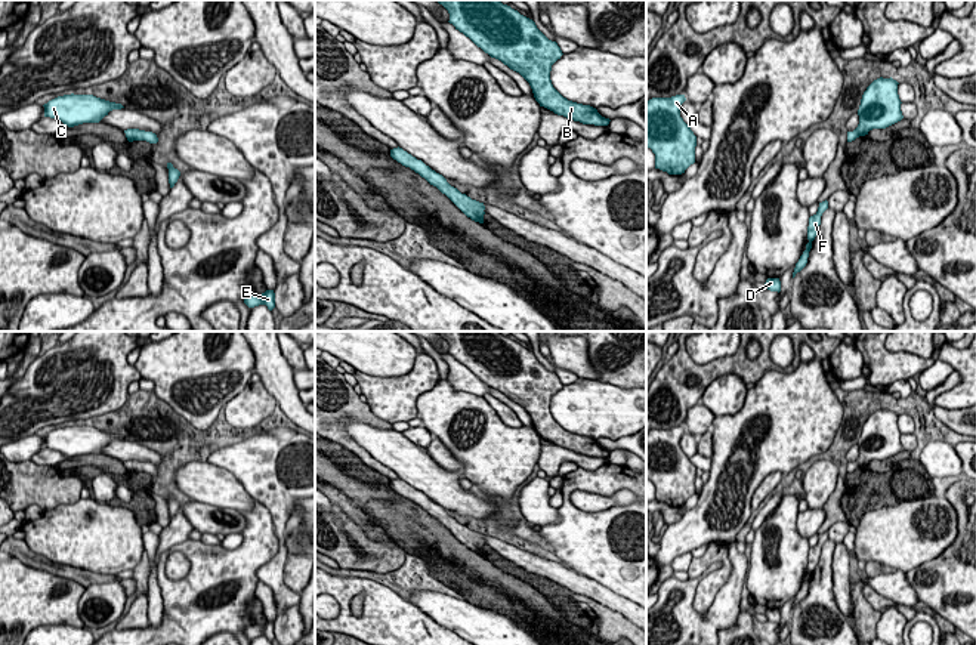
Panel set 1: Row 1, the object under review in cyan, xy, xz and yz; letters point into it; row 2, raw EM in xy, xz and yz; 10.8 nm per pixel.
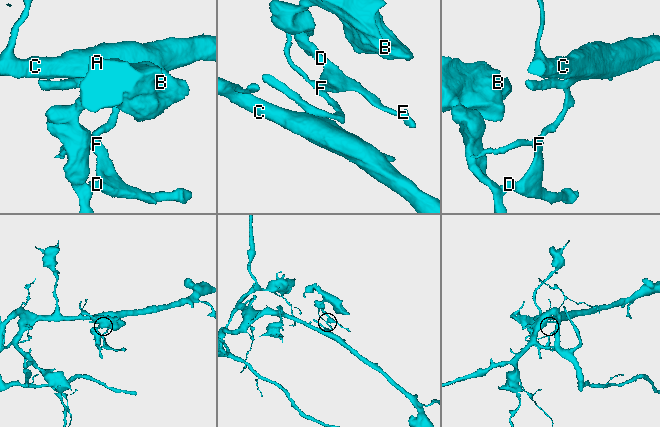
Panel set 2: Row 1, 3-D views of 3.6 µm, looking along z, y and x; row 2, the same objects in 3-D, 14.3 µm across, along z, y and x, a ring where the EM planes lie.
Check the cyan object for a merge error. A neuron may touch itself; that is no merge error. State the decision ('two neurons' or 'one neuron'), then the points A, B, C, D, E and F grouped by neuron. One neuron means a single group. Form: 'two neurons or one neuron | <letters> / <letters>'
one neuron | A B C D E F

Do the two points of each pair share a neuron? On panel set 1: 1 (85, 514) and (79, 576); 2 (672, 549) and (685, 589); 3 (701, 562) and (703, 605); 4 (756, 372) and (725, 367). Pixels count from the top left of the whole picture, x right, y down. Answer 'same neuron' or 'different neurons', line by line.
1: different neurons
2: different neurons
3: same neuron
4: same neuron

